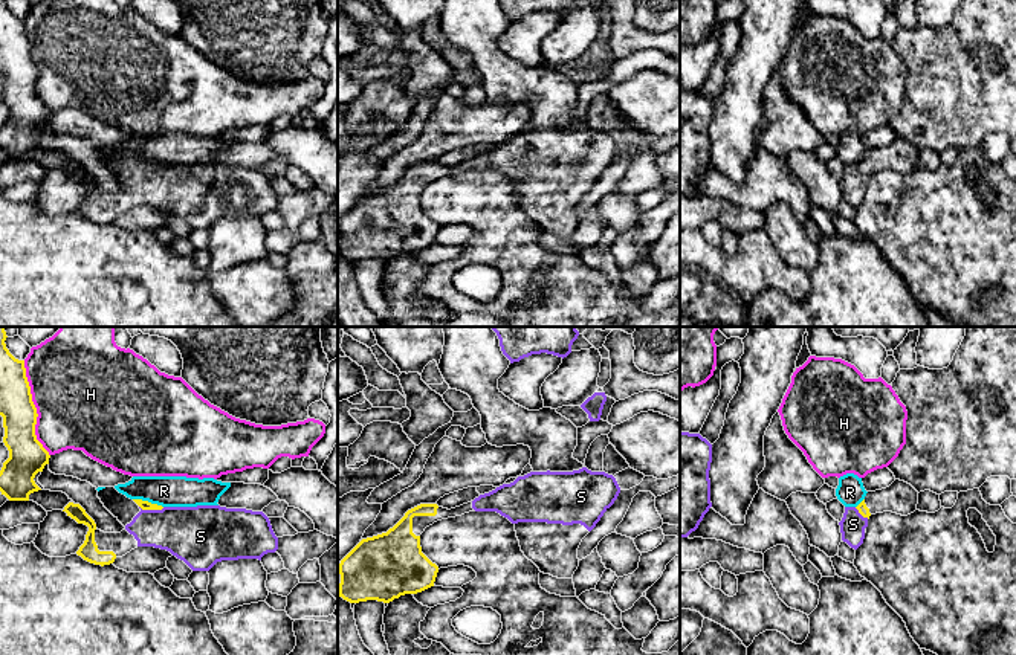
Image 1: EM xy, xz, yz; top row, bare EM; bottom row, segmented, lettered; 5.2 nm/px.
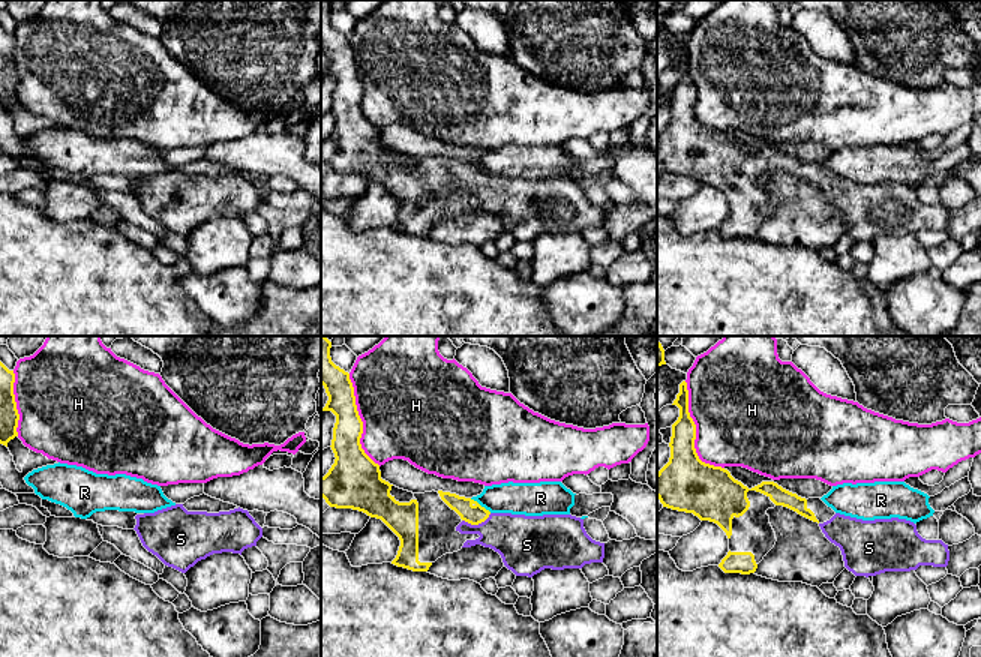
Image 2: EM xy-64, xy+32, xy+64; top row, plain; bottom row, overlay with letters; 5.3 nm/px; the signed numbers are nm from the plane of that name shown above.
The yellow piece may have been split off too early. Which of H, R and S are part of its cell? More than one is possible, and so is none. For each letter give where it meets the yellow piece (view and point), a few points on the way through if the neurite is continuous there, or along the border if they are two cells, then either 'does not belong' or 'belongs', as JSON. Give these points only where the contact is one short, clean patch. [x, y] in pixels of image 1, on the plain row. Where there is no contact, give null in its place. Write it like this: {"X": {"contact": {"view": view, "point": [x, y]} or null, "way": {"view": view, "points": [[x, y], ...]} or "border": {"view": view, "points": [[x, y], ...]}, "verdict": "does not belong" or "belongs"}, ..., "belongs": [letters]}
{"H": {"contact": {"view": "xy", "point": [35, 66]}, "verdict": "does not belong"}, "R": {"contact": {"view": "xy", "point": [147, 159]}, "border": {"view": "xy", "points": [[133, 156], [156, 161], [162, 165]]}, "verdict": "does not belong"}, "S": {"contact": {"view": "xy", "point": [152, 167]}, "way": {"view": "xy", "points": [[144, 162], [152, 167], [171, 187], [190, 191]]}, "verdict": "belongs"}, "belongs": ["S"]}

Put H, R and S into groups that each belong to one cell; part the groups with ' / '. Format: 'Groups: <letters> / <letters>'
Groups: H / R / S

